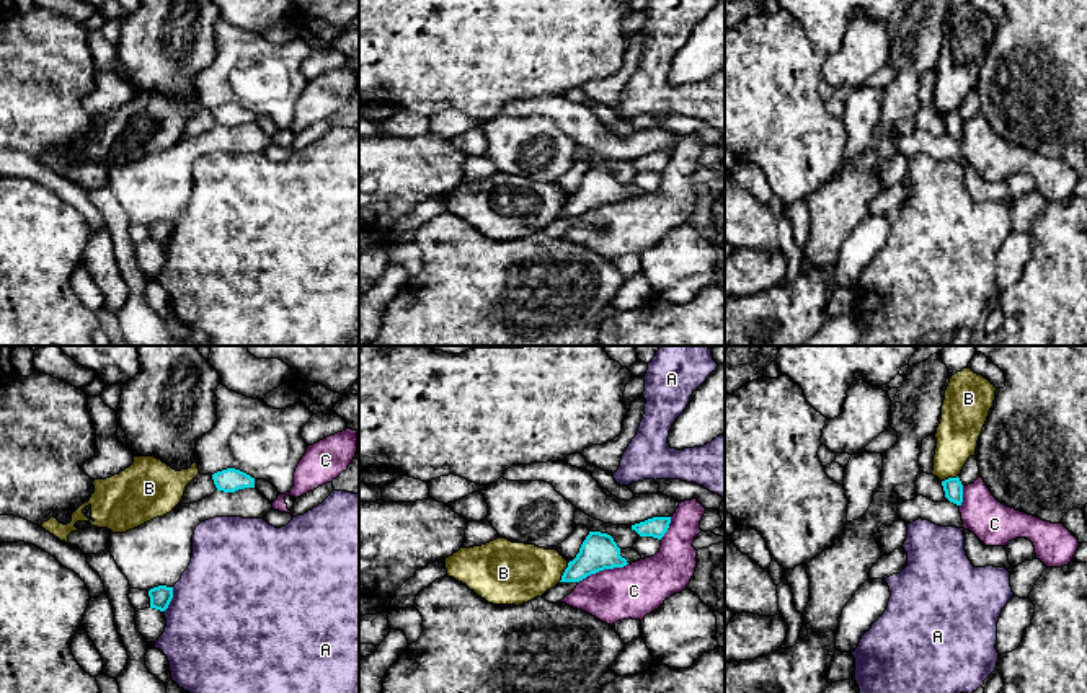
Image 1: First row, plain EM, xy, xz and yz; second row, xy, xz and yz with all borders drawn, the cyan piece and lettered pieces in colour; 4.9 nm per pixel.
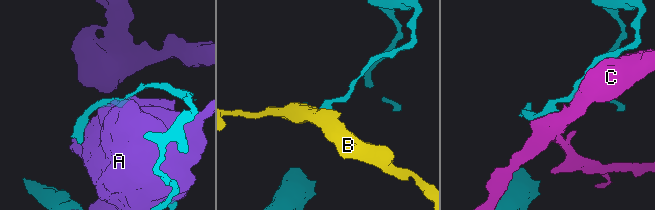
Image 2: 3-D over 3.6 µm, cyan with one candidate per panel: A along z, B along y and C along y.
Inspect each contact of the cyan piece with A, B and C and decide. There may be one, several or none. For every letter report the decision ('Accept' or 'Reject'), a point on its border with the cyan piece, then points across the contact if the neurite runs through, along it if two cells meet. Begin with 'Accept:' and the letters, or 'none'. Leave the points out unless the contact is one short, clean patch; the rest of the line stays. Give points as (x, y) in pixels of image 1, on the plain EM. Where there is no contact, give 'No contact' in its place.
Accept: none
A: Reject. Touches cyan at xy (170, 235)
B: Reject. Touches cyan at xz (563, 207). Boundary: xz (568, 198), (559, 216)
C: Reject. Touches cyan at xz (603, 204)

